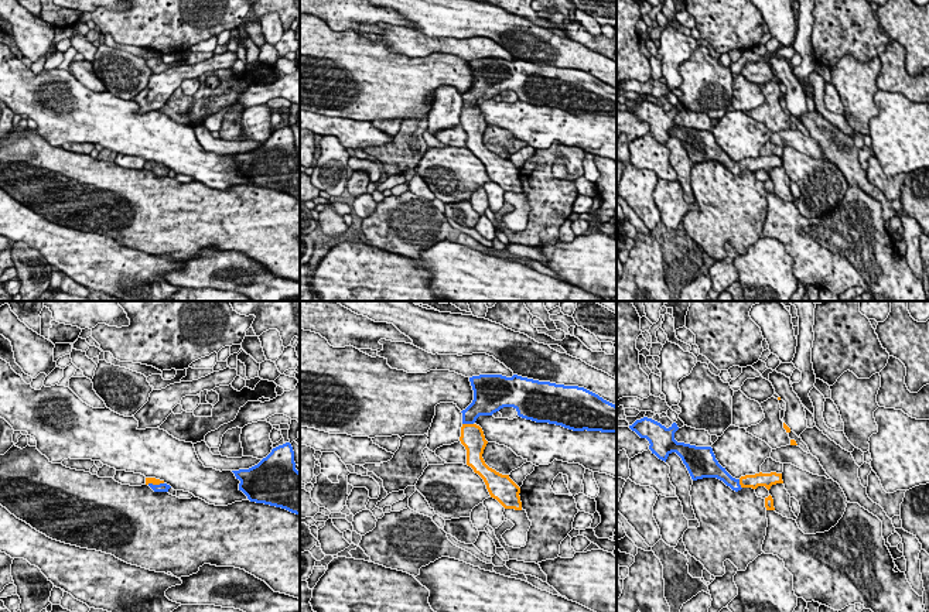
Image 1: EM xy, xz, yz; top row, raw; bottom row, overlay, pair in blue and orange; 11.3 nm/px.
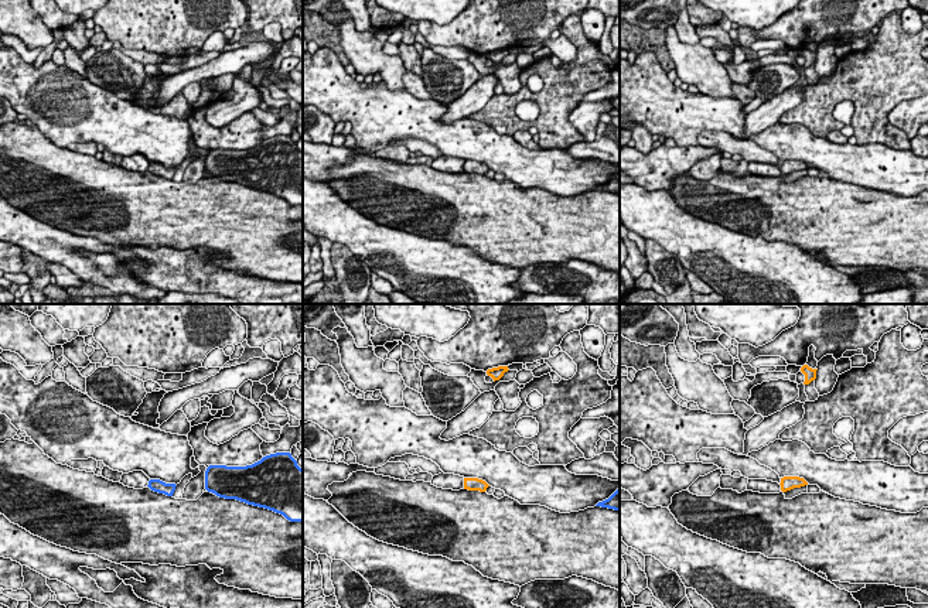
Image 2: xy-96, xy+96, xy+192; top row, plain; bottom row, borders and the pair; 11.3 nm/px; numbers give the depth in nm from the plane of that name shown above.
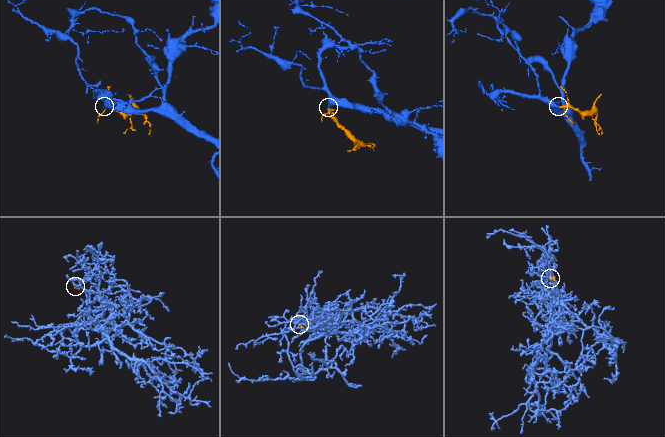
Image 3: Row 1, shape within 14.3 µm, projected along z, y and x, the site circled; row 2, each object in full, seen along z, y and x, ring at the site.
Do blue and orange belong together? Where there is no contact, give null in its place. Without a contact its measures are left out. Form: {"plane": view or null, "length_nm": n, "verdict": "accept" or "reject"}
{"plane": "xz", "length_nm": 130, "verdict": "accept"}

